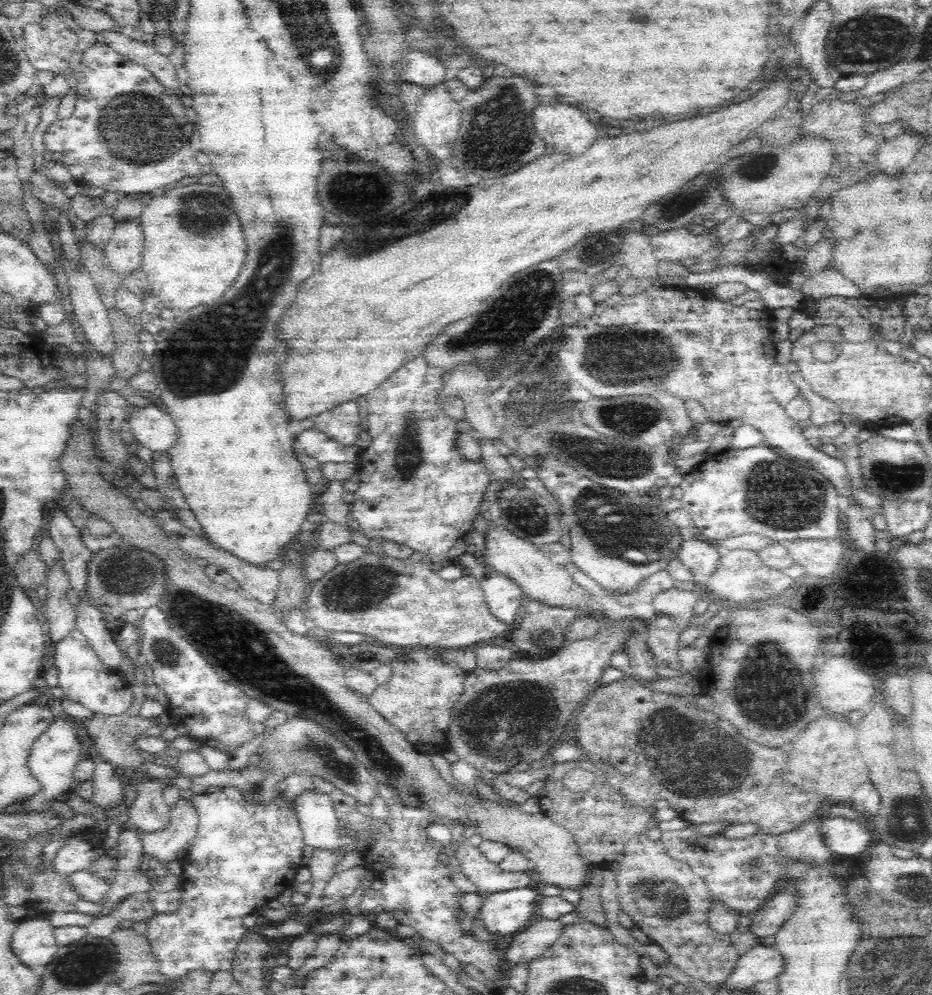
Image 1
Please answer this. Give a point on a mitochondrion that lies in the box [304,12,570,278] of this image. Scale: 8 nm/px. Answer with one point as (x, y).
(488, 148)

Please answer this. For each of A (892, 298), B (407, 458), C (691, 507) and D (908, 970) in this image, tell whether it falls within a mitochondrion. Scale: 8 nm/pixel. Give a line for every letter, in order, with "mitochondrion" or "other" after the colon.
A: other
B: mitochondrion
C: other
D: mitochondrion

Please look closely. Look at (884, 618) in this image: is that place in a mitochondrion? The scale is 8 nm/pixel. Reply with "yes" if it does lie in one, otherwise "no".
no

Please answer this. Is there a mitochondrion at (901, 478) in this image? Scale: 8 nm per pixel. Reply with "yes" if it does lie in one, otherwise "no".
yes

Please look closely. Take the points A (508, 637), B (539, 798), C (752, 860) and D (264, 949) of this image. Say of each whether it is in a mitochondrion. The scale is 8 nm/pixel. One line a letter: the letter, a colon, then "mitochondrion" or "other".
A: other
B: other
C: mitochondrion
D: mitochondrion

